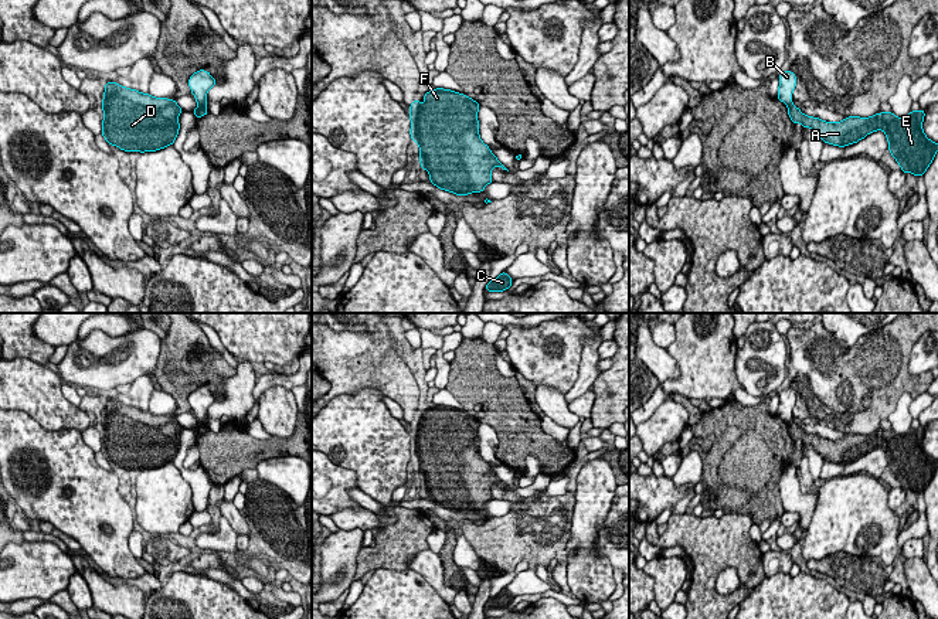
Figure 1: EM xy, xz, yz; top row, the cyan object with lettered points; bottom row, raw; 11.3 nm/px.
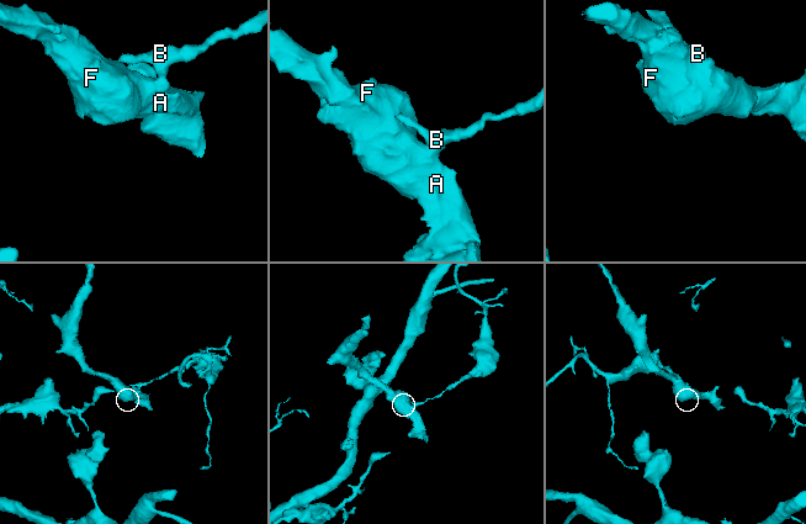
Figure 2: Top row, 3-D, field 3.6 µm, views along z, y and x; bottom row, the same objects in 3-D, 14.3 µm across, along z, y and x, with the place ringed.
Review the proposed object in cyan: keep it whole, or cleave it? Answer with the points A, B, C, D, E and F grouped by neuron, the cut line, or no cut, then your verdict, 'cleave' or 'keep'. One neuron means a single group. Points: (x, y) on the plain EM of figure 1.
groups A C D E F / B; cut xy (199, 421), (206, 422); cleave

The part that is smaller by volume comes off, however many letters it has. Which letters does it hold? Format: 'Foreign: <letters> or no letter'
Foreign: A, C, D, E, F

